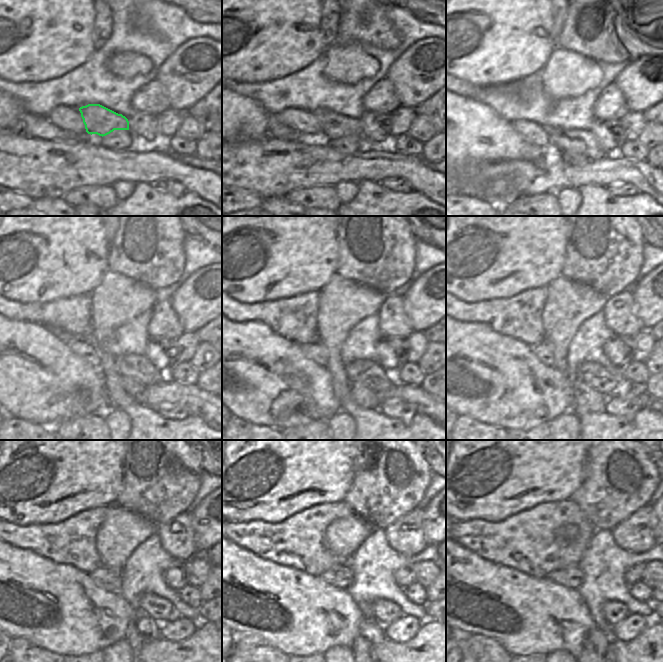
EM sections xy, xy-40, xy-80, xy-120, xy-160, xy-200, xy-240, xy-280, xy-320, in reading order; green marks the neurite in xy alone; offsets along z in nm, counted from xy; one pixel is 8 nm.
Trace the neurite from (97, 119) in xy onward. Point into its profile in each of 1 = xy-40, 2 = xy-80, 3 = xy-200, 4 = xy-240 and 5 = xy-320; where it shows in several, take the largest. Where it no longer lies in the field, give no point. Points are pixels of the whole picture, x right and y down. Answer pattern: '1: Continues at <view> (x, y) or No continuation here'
1: Continues at xy-40 (334, 125)
2: Continues at xy-80 (584, 142)
3: Continues at xy-200 (593, 374)
4: Continues at xy-240 (160, 609)
5: Continues at xy-320 (613, 611)

